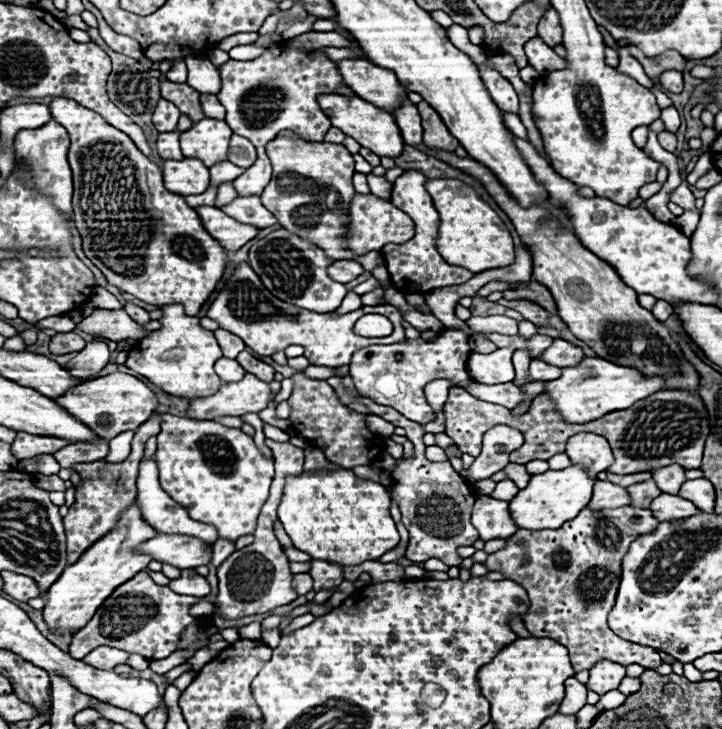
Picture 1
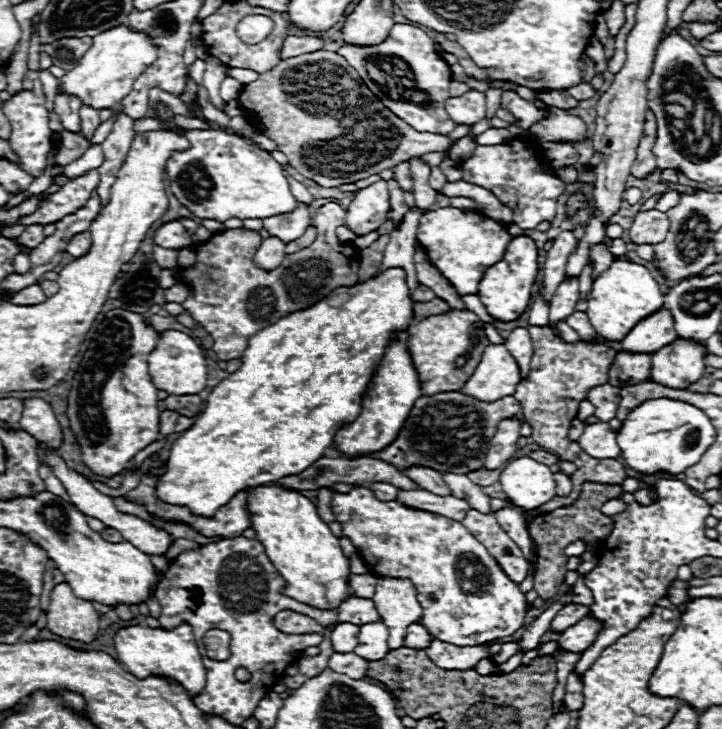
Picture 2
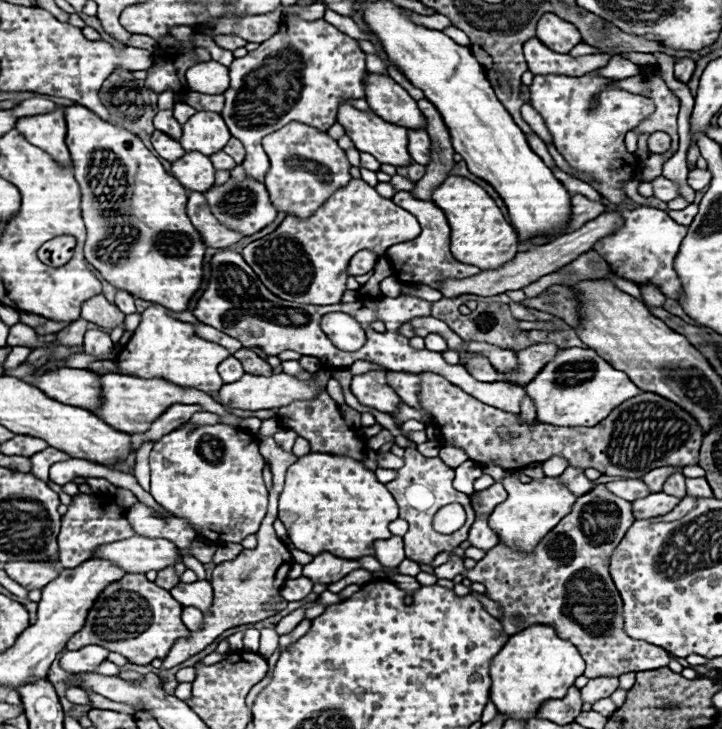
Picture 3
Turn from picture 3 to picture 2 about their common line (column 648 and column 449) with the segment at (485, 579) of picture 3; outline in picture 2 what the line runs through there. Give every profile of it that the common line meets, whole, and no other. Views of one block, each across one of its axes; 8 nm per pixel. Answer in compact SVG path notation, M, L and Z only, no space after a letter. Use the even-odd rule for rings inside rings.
M432 638L430 648L426 654L432 658L432 662L444 670L470 670L474 668L482 658L488 658L490 652L486 646L454 646L448 642L438 642Z

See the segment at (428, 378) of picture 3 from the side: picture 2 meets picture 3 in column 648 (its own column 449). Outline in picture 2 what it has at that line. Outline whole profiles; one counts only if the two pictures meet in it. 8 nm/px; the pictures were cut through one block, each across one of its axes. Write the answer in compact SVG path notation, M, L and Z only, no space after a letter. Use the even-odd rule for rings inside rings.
M462 392L422 396L416 400L398 438L388 448L376 452L374 458L390 462L402 472L408 466L428 466L438 472L450 470L456 474L468 474L484 464L490 440L498 430L498 422L508 416L524 416L522 406L516 398L478 402L476 398L470 398Z

